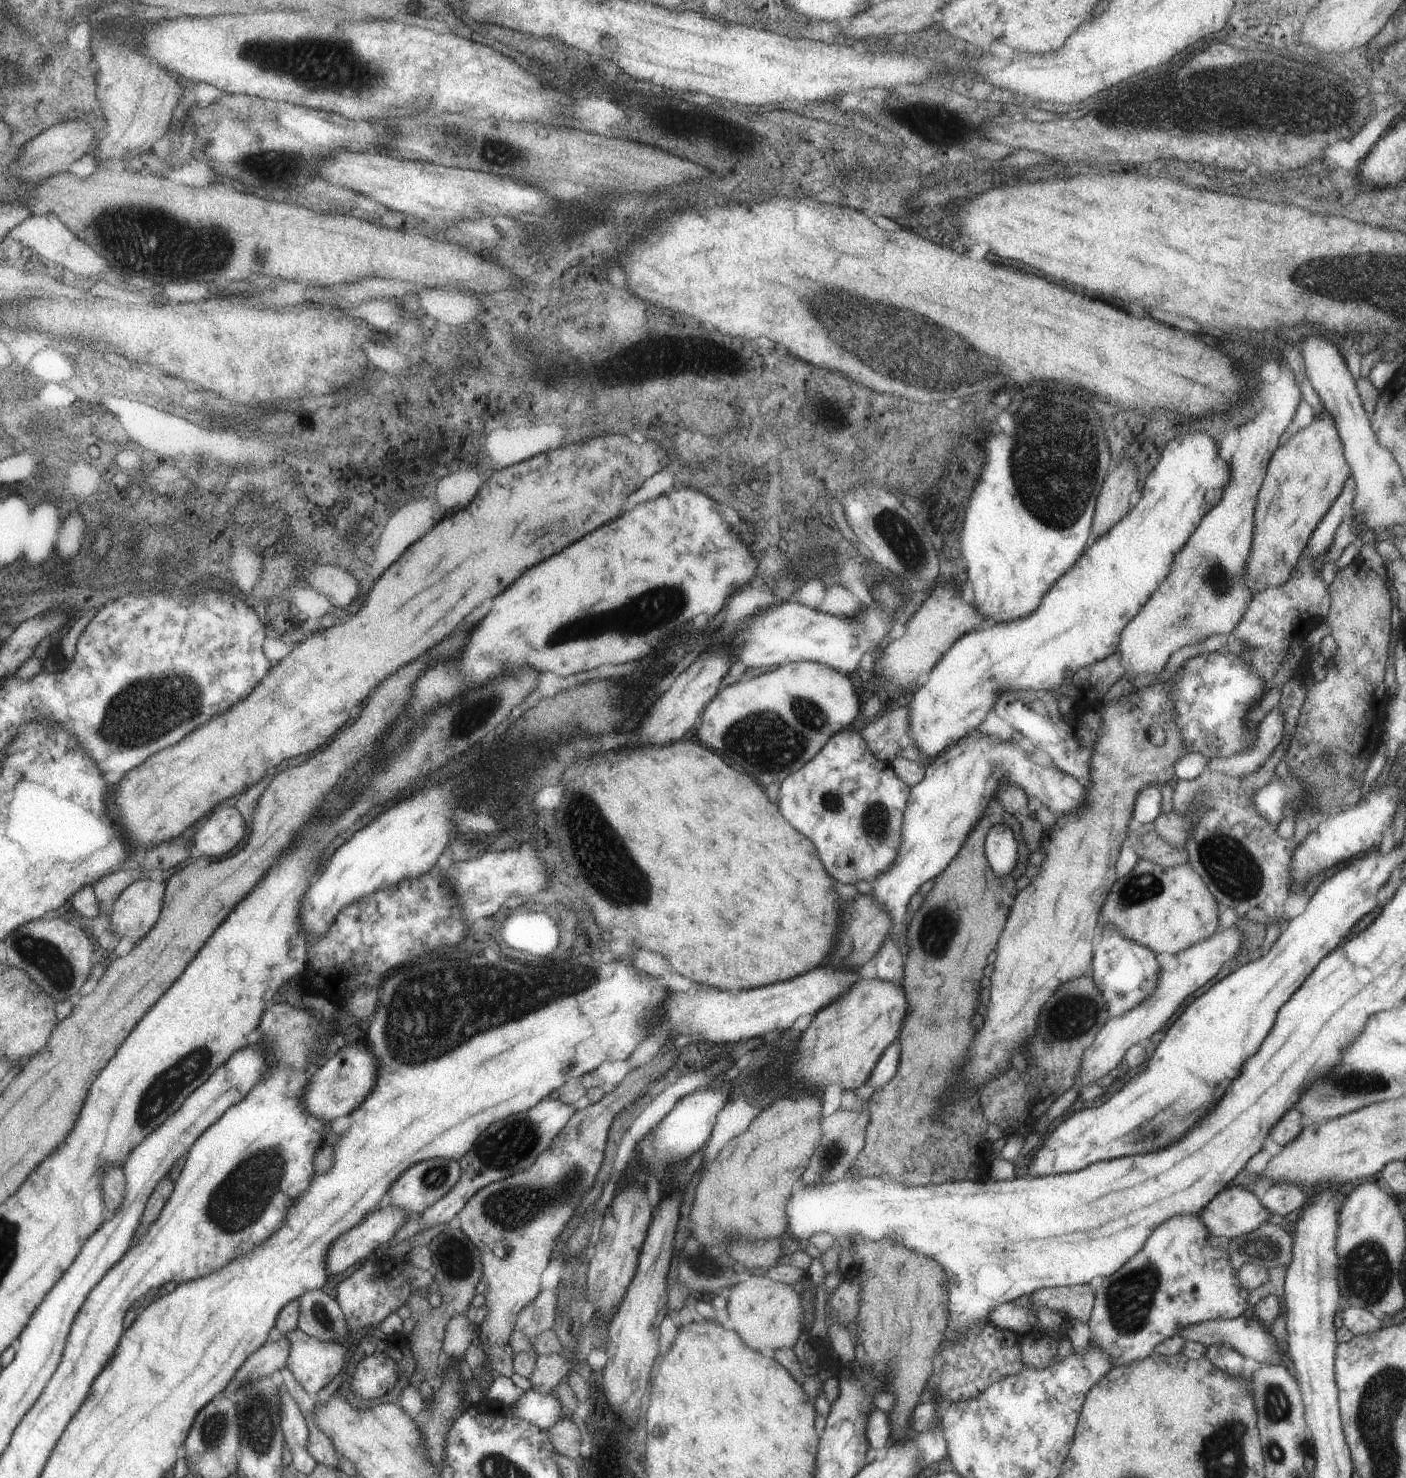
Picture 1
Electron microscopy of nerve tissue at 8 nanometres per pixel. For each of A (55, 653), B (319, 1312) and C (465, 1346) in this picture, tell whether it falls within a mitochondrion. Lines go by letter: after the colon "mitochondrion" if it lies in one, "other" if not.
A: other
B: mitochondrion
C: other

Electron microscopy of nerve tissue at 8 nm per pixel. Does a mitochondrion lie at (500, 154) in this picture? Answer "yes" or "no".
yes

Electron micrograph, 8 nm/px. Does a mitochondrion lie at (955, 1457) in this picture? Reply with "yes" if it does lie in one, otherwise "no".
no

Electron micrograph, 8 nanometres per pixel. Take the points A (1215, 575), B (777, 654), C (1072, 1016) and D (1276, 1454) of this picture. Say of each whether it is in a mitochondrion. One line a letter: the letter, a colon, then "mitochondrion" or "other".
A: mitochondrion
B: other
C: mitochondrion
D: mitochondrion

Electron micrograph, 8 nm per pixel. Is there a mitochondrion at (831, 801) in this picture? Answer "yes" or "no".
yes

